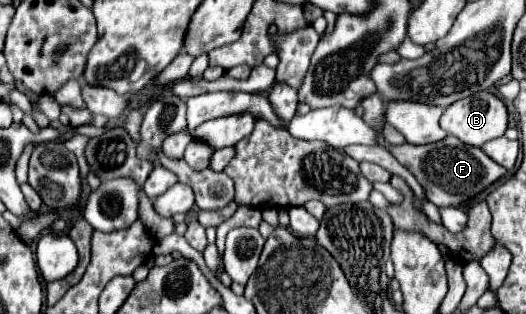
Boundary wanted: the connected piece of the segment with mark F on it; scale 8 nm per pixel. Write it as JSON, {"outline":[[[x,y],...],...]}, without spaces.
{"outline":[[[375,93],[371,97],[367,97],[363,103],[363,121],[375,129],[381,147],[389,149],[399,161],[401,165],[405,165],[421,183],[427,199],[431,203],[435,203],[437,207],[457,207],[463,201],[469,201],[473,195],[477,195],[481,189],[489,187],[493,181],[497,181],[499,177],[505,175],[505,169],[501,165],[497,165],[493,159],[489,159],[481,149],[477,147],[469,147],[463,145],[457,137],[445,137],[439,143],[429,143],[429,145],[411,145],[411,143],[403,143],[403,145],[391,145],[383,139],[381,129],[381,117],[383,117],[383,101],[381,97]]]}

